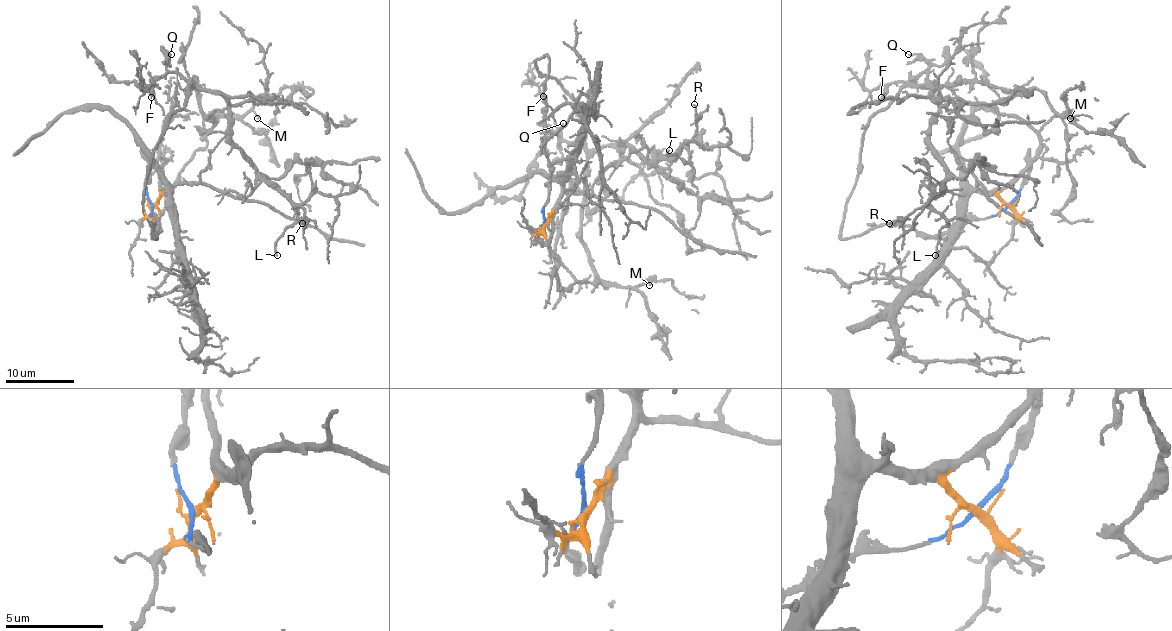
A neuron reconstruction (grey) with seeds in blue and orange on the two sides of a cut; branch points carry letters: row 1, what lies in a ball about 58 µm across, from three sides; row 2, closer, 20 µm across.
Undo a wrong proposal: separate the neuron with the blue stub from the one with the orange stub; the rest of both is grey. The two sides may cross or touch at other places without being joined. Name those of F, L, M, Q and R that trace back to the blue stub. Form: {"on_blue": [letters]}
{"on_blue": ["F", "L", "M", "Q", "R"]}

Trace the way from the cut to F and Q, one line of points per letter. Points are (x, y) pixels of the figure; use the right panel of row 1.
F: (1010, 205), (932, 236), (885, 224), (841, 238), (868, 120), (927, 74), (892, 82), (880, 98)
Q: (1010, 205), (932, 236), (885, 224), (841, 238), (868, 120), (903, 88), (922, 86), (929, 69), (908, 55)

